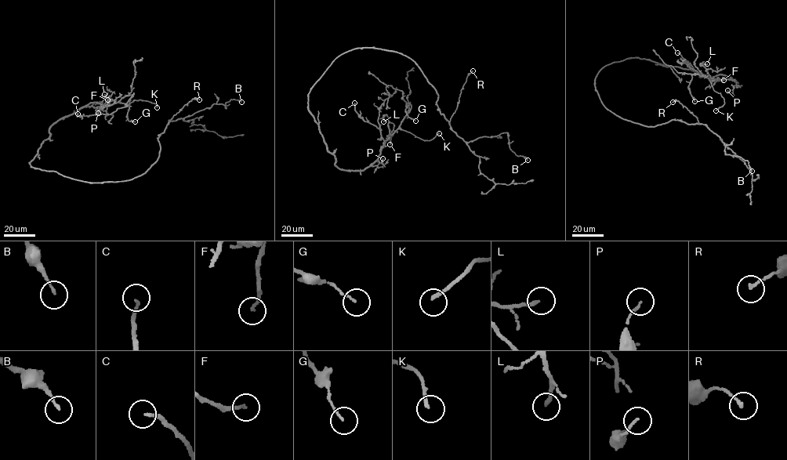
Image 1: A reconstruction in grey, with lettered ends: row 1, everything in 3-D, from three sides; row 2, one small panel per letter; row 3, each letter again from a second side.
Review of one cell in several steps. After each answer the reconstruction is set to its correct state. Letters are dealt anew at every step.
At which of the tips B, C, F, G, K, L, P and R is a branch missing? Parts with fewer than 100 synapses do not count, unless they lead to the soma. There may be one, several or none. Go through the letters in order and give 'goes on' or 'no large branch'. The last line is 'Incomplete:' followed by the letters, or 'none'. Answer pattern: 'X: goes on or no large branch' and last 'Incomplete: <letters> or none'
B: no large branch
C: no large branch
F: no large branch
G: no large branch
K: no large branch
L: no large branch
P: no large branch
R: no large branch
Incomplete: none

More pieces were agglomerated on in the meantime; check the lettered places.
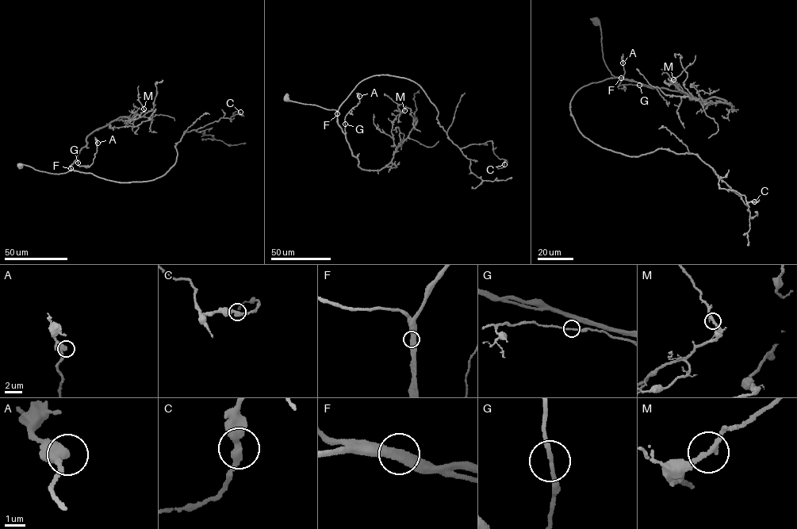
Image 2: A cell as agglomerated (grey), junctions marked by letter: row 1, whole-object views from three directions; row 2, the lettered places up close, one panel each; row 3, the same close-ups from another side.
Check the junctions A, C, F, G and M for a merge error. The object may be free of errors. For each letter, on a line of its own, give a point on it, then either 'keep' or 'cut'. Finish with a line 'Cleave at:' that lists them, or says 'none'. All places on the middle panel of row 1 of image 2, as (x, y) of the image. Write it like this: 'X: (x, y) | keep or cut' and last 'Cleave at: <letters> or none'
A: (359, 96) | keep
C: (504, 164) | keep
F: (337, 113) | keep
G: (345, 124) | keep
M: (404, 110) | keep
Cleave at: none

